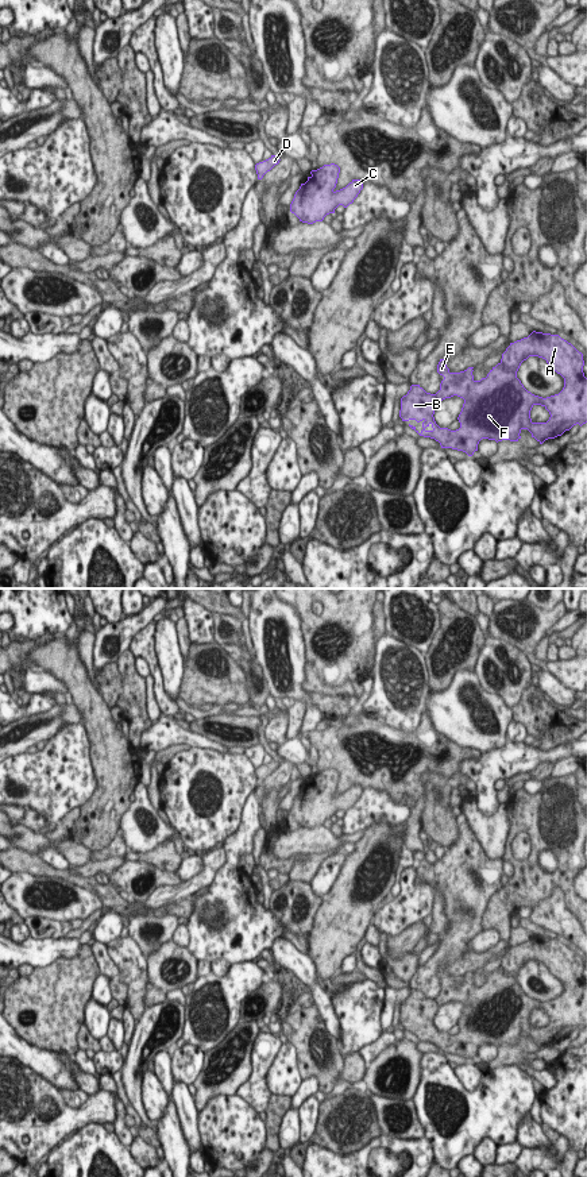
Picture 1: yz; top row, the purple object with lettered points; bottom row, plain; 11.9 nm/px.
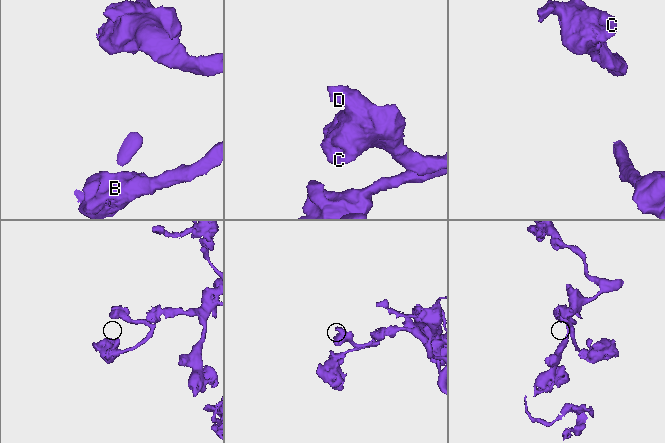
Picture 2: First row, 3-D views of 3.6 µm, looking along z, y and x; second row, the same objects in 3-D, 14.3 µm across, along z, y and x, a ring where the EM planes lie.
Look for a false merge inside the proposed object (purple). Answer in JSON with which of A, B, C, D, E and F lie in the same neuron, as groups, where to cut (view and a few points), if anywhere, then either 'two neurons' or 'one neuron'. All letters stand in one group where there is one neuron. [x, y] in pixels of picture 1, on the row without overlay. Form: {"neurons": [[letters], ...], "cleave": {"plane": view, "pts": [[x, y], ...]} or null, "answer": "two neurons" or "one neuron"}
{"neurons": [["A", "B", "C", "D", "E", "F"]], "cleave": null, "answer": "one neuron"}

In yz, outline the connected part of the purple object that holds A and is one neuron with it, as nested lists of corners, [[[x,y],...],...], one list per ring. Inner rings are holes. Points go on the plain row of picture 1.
[[[533,935],[528,942],[510,948],[502,958],[501,966],[490,975],[486,983],[475,985],[472,973],[460,977],[451,977],[447,965],[440,964],[437,977],[444,981],[440,995],[436,999],[426,997],[420,989],[412,989],[406,1000],[401,1003],[399,1022],[402,1026],[416,1024],[422,1027],[422,1035],[410,1030],[420,1041],[435,1043],[441,1053],[452,1053],[472,1061],[478,1056],[482,1043],[502,1046],[518,1046],[522,1034],[528,1034],[540,1049],[548,1043],[561,1041],[574,1030],[580,1031],[587,1027],[587,983],[583,977],[583,958],[559,939]],[[529,961],[538,961],[547,965],[553,976],[564,983],[564,992],[559,999],[542,1003],[528,996],[517,983],[517,976]],[[457,1000],[464,1004],[457,1022],[460,1033],[451,1035],[440,1033],[435,1026],[435,1015],[440,1006]],[[534,1010],[544,1011],[551,1022],[547,1027],[533,1027],[530,1015]]]

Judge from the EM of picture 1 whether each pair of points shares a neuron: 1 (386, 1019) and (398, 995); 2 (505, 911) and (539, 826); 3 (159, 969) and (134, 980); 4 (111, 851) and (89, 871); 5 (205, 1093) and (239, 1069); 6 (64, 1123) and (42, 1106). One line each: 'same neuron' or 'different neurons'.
1: same neuron
2: same neuron
3: different neurons
4: different neurons
5: same neuron
6: same neuron

